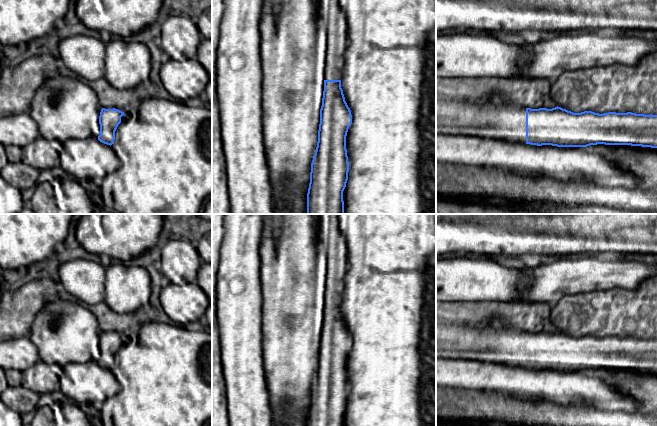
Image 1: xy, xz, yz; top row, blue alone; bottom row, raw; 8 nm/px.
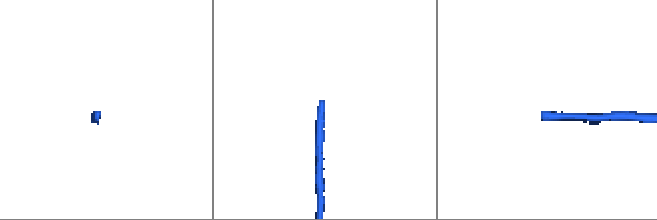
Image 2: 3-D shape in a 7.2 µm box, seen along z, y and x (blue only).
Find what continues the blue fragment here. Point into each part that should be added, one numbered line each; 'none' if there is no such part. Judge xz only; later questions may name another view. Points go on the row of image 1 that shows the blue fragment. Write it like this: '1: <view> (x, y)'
1: xz (334, 17)

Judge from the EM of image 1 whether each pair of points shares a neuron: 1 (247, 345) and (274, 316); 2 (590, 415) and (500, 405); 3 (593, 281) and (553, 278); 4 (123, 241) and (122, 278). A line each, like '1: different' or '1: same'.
1: different
2: same
3: same
4: different

